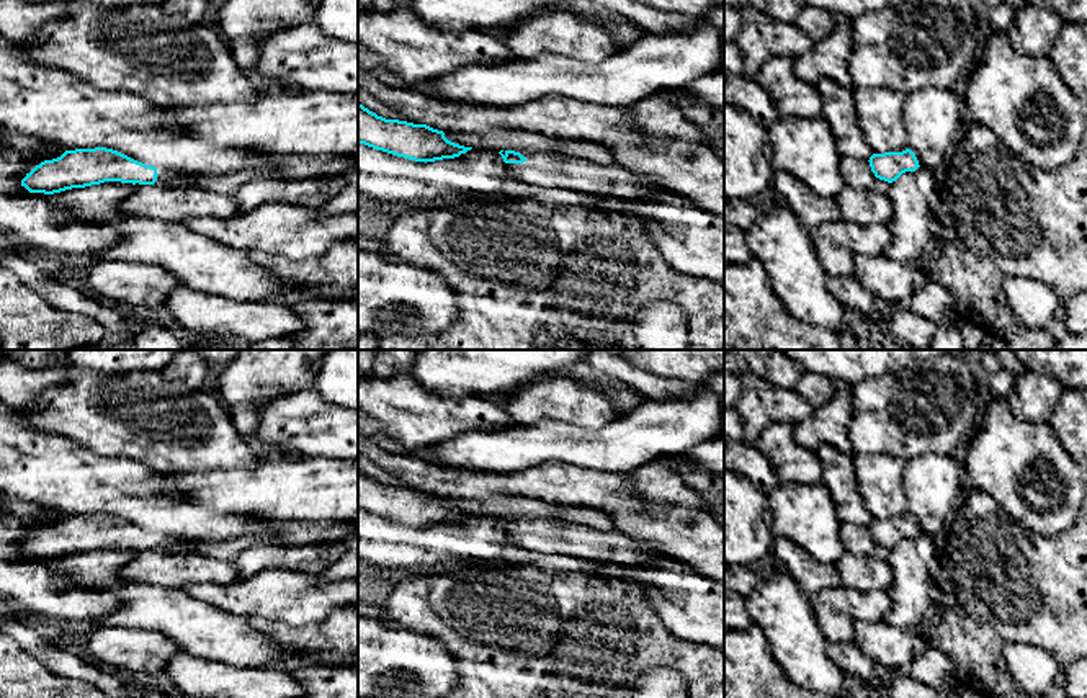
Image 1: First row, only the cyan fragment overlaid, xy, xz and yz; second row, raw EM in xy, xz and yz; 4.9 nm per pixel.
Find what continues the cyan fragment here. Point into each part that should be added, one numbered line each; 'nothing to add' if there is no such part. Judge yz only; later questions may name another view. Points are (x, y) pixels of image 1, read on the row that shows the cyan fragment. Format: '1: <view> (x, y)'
1: yz (925, 180)

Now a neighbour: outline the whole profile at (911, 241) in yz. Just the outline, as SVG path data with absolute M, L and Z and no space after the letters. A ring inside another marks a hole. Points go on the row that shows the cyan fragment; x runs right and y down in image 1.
M902 173L886 195L892 203L892 217L888 224L892 240L884 255L897 263L917 263L933 253L937 244L928 229L932 209L919 191L914 173Z

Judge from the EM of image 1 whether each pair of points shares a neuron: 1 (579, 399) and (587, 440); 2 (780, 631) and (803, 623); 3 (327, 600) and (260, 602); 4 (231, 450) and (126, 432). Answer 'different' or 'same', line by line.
1: different
2: same
3: same
4: same

